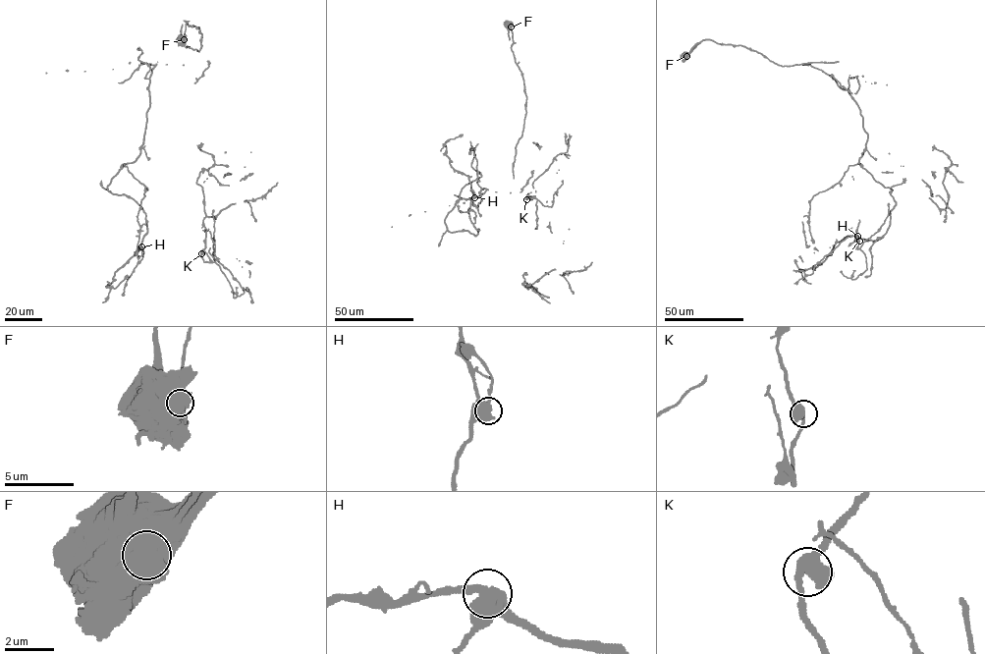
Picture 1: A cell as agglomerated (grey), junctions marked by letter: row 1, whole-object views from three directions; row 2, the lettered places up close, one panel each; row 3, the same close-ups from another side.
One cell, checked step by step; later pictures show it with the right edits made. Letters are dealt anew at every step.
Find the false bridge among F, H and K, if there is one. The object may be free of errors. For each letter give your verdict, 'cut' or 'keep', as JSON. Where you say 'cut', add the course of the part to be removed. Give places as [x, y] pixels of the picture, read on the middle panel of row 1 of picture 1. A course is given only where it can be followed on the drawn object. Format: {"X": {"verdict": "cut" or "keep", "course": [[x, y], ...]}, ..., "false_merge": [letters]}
{"F": {"verdict": "cut", "course": [[511, 27], [509, 39]]}, "H": {"verdict": "keep"}, "K": {"verdict": "keep"}, "false_merge": ["F"]}

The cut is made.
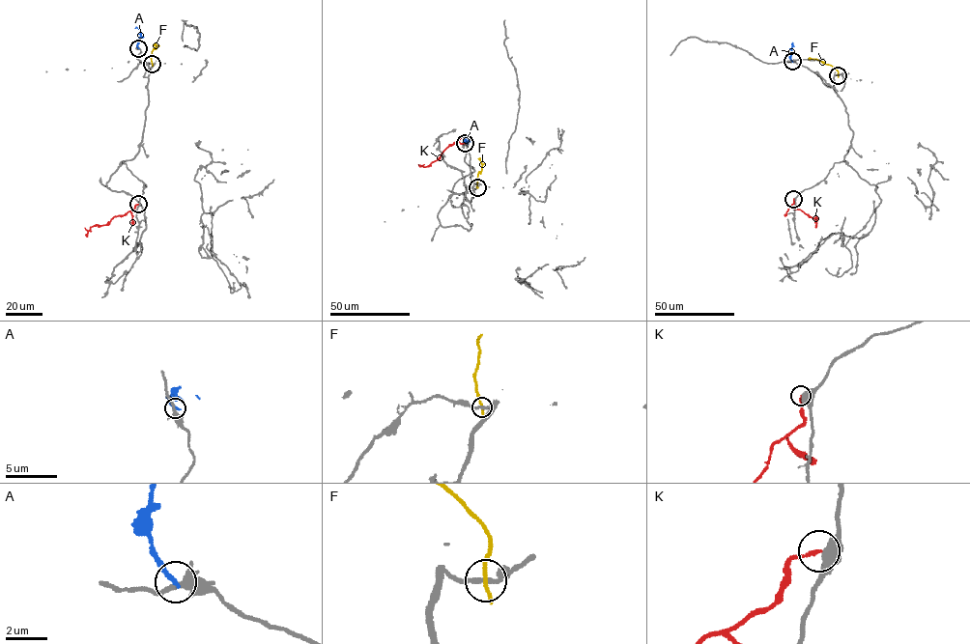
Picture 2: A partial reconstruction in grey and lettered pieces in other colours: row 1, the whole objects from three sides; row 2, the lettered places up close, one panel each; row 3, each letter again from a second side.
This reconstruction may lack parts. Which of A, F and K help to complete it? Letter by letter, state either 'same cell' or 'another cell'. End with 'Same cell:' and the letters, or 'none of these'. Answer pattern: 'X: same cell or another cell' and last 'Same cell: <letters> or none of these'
A: another cell
F: another cell
K: another cell
Same cell: none of these

